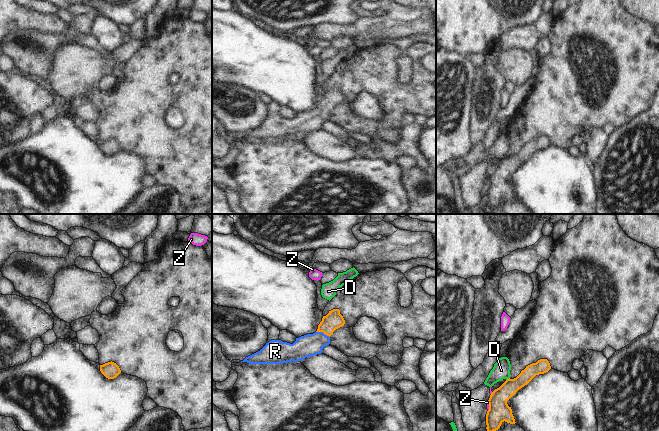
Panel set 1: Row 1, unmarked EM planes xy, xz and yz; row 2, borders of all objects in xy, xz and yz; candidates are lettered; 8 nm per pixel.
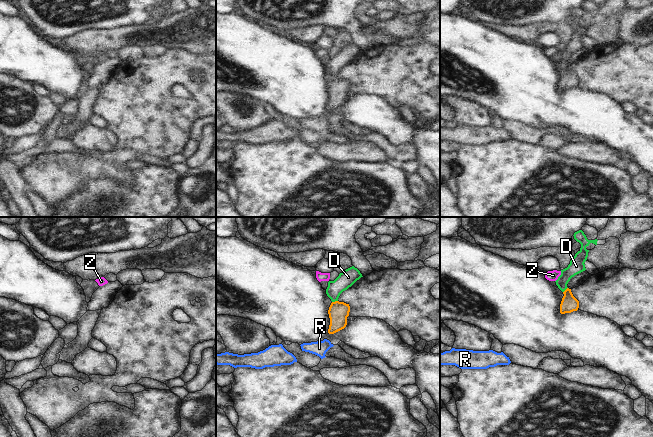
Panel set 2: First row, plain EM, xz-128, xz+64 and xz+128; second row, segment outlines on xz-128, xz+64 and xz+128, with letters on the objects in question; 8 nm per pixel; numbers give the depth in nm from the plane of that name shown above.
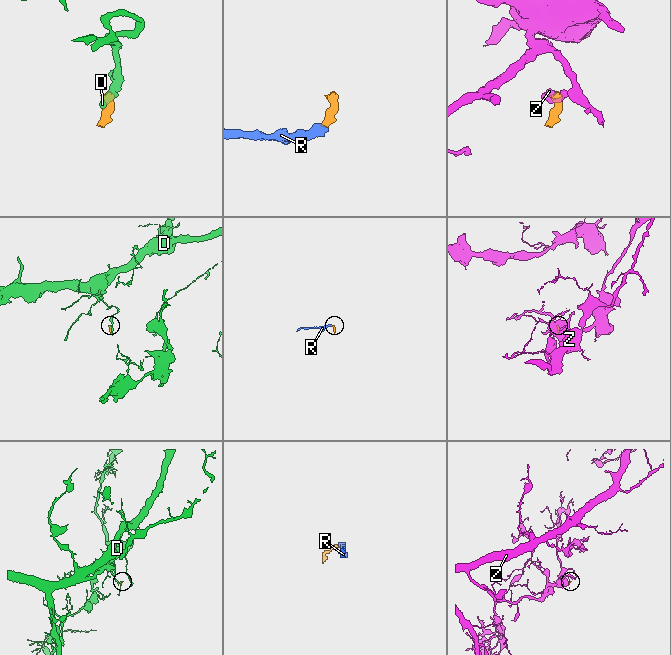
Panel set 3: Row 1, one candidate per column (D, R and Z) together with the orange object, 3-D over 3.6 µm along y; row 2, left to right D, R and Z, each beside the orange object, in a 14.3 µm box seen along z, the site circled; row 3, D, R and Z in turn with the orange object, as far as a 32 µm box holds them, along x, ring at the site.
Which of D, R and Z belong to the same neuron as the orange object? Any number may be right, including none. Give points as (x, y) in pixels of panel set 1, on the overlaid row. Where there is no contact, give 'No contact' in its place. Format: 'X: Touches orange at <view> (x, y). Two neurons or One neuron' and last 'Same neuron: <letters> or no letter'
D: Touches orange at yz (507, 379). Two neurons
R: Touches orange at xz (323, 332). One neuron
Z: Touches orange at yz (489, 406). Two neurons
Same neuron: R

